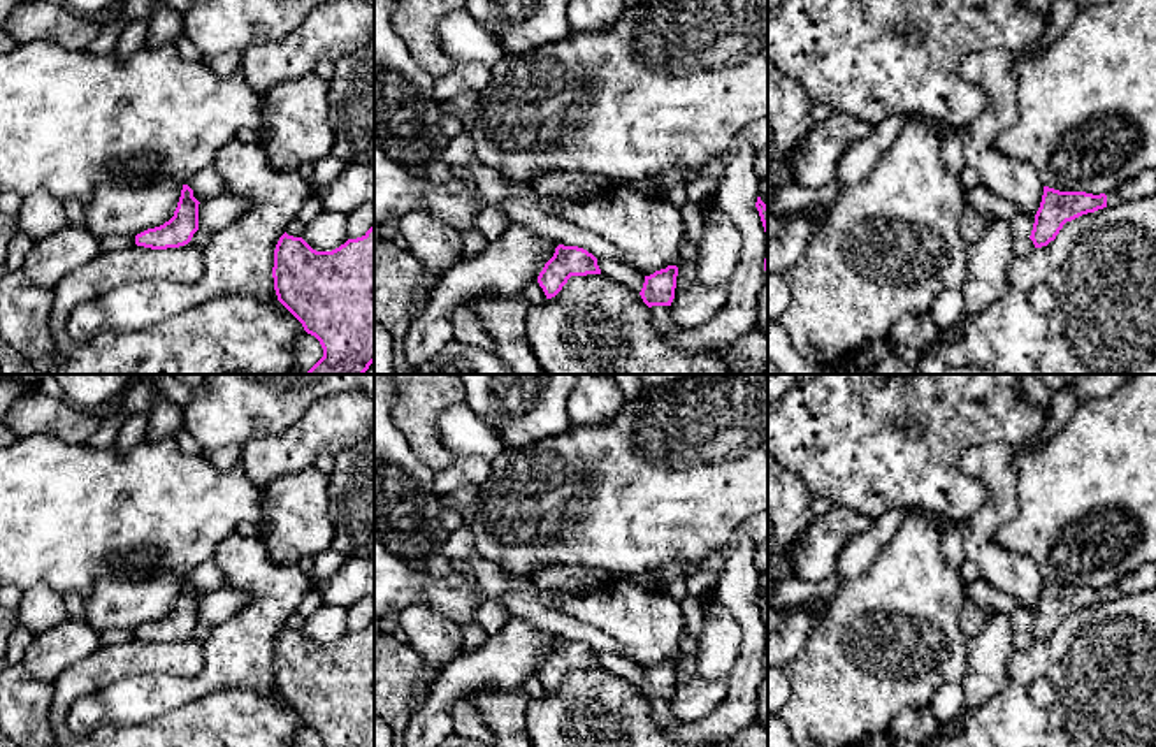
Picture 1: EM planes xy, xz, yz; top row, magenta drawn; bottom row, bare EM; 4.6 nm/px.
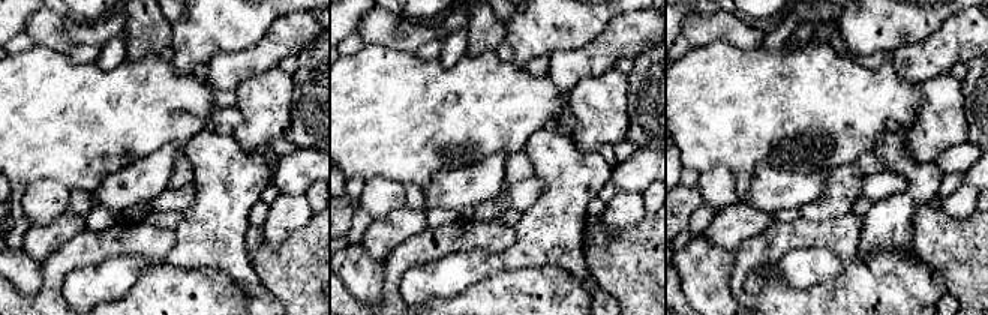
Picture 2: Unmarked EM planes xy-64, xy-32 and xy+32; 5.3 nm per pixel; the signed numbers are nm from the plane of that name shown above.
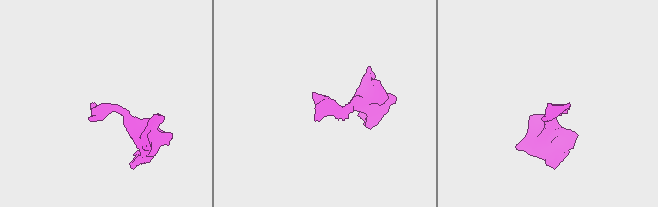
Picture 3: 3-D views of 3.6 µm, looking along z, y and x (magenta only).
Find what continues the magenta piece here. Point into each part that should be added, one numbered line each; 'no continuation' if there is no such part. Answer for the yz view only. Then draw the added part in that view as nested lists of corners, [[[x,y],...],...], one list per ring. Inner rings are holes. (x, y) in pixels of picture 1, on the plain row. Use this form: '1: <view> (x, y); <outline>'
1: yz (1142, 579); [[[1147,562],[1107,585],[1107,601],[1135,592],[1156,589],[1156,562]]]

